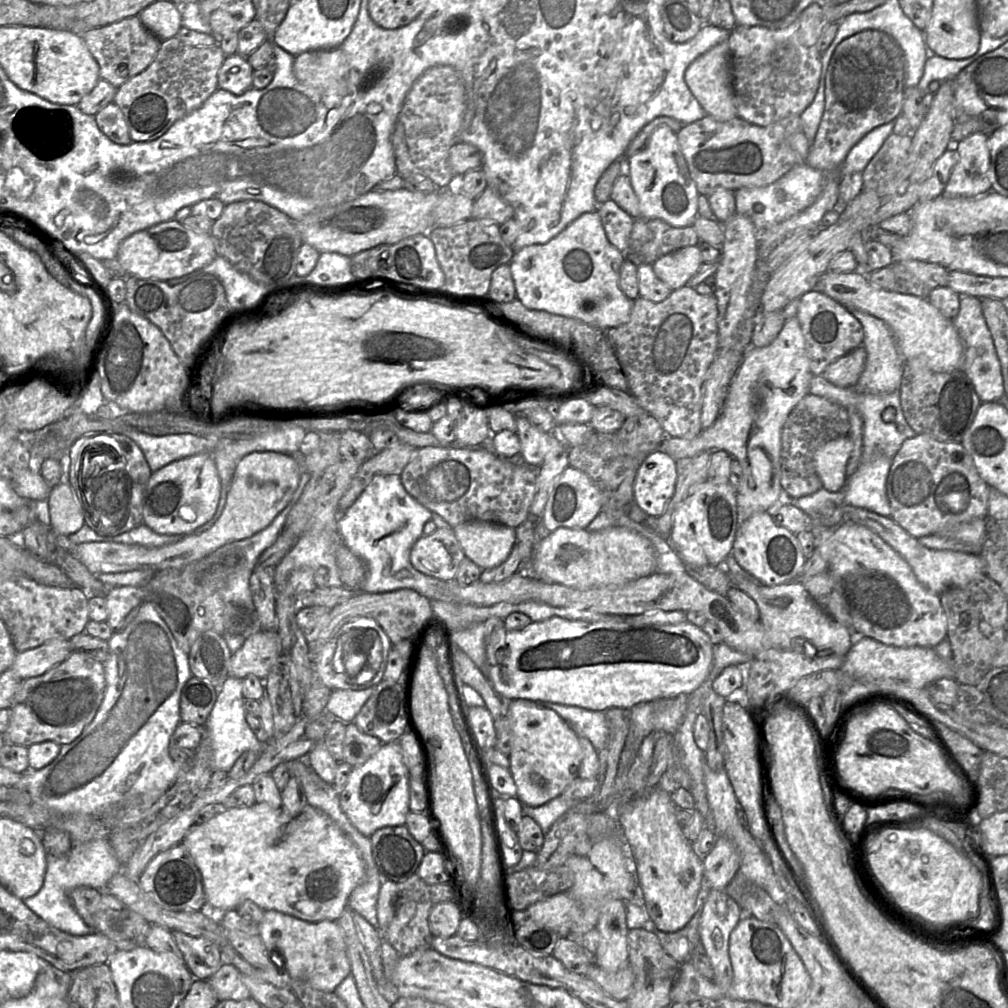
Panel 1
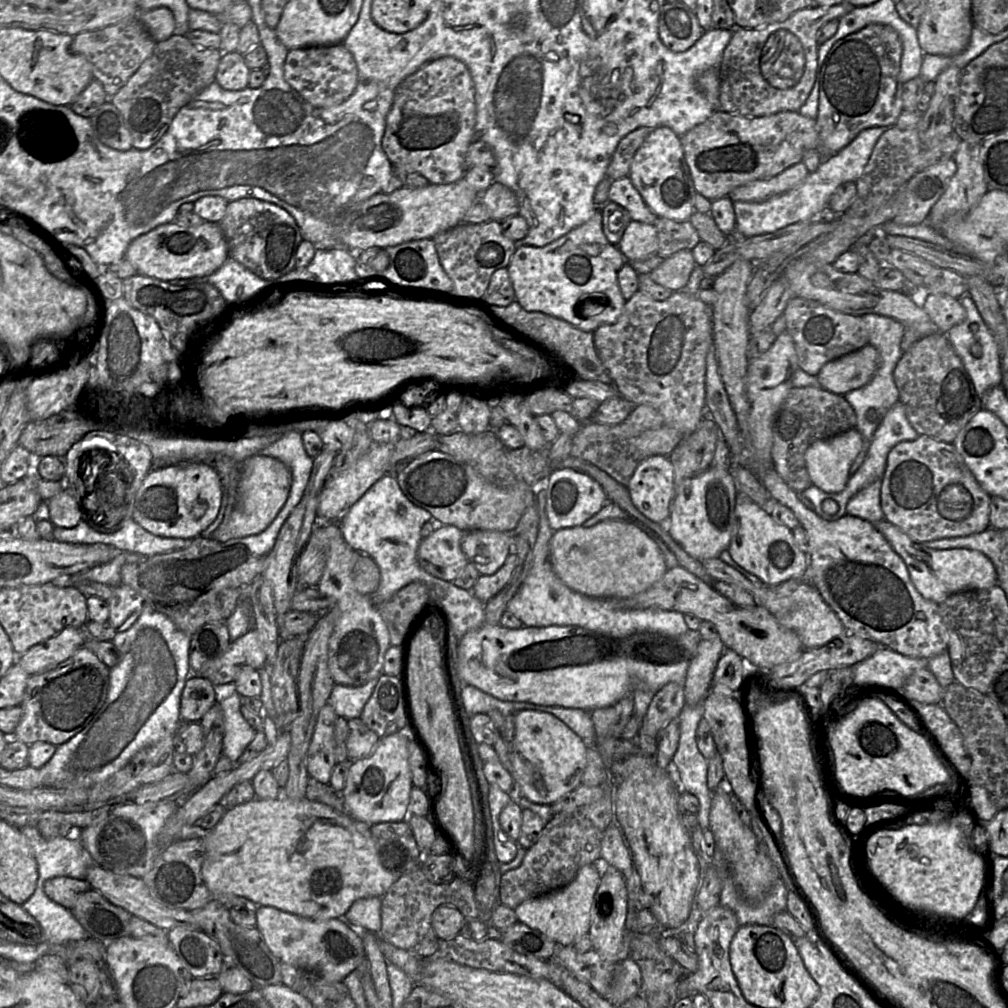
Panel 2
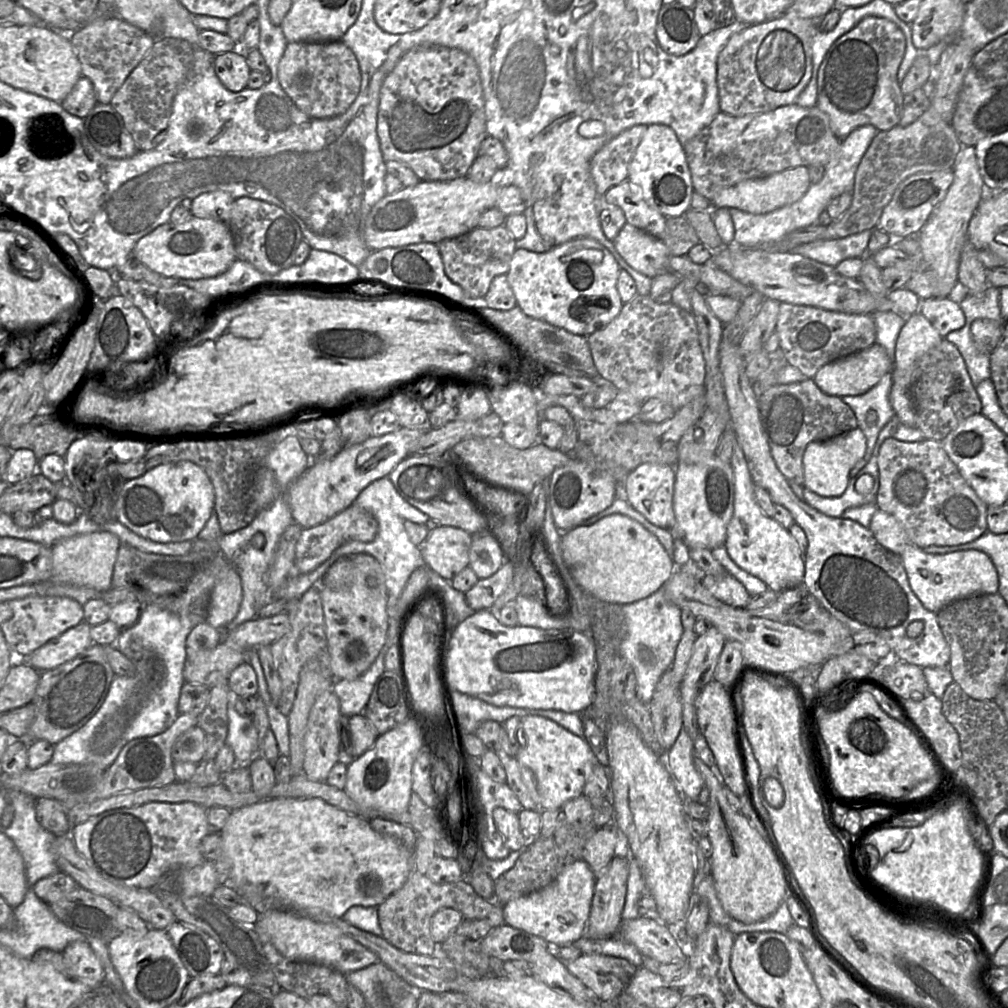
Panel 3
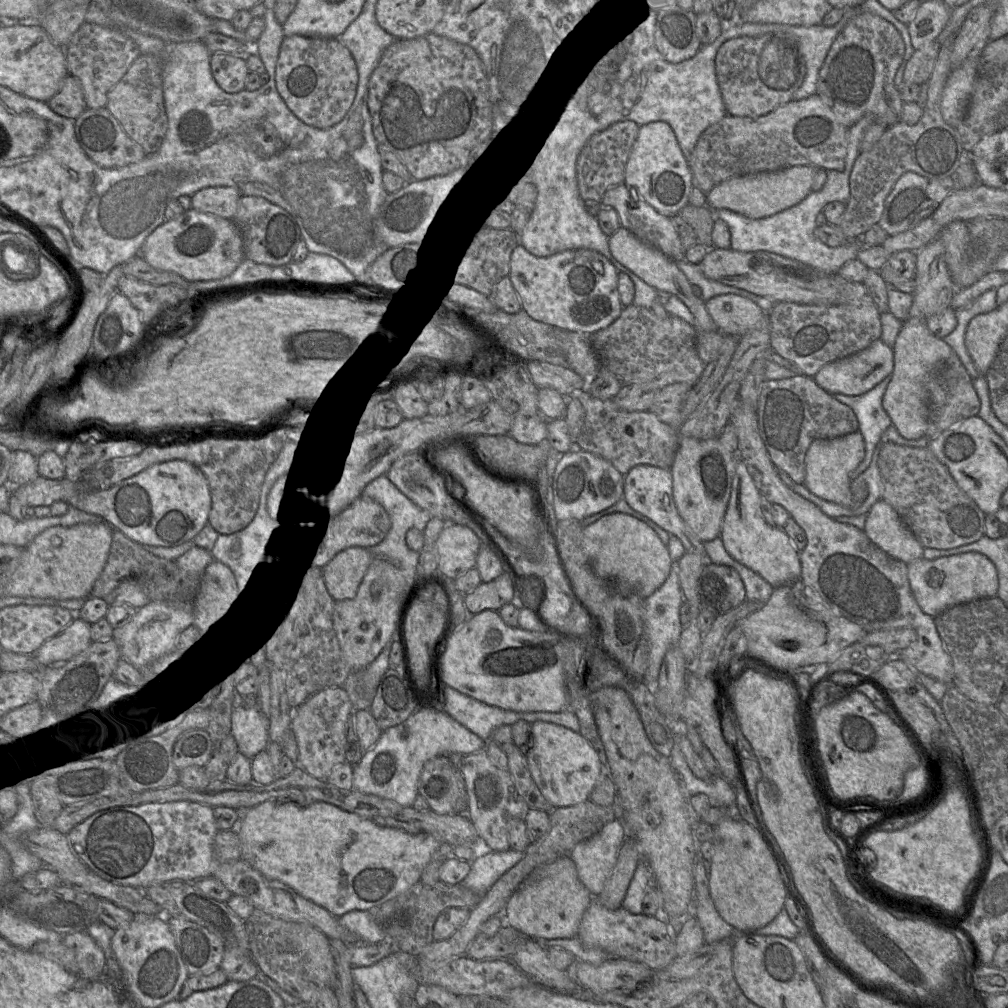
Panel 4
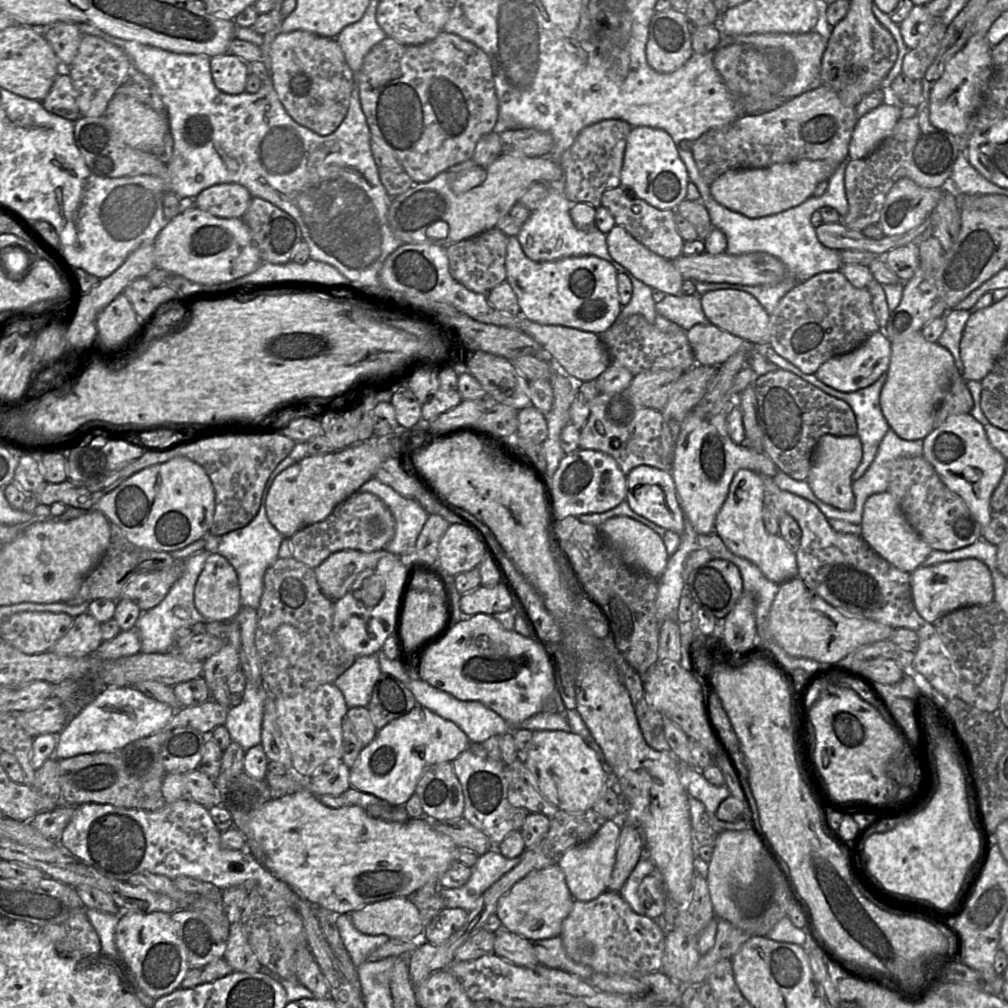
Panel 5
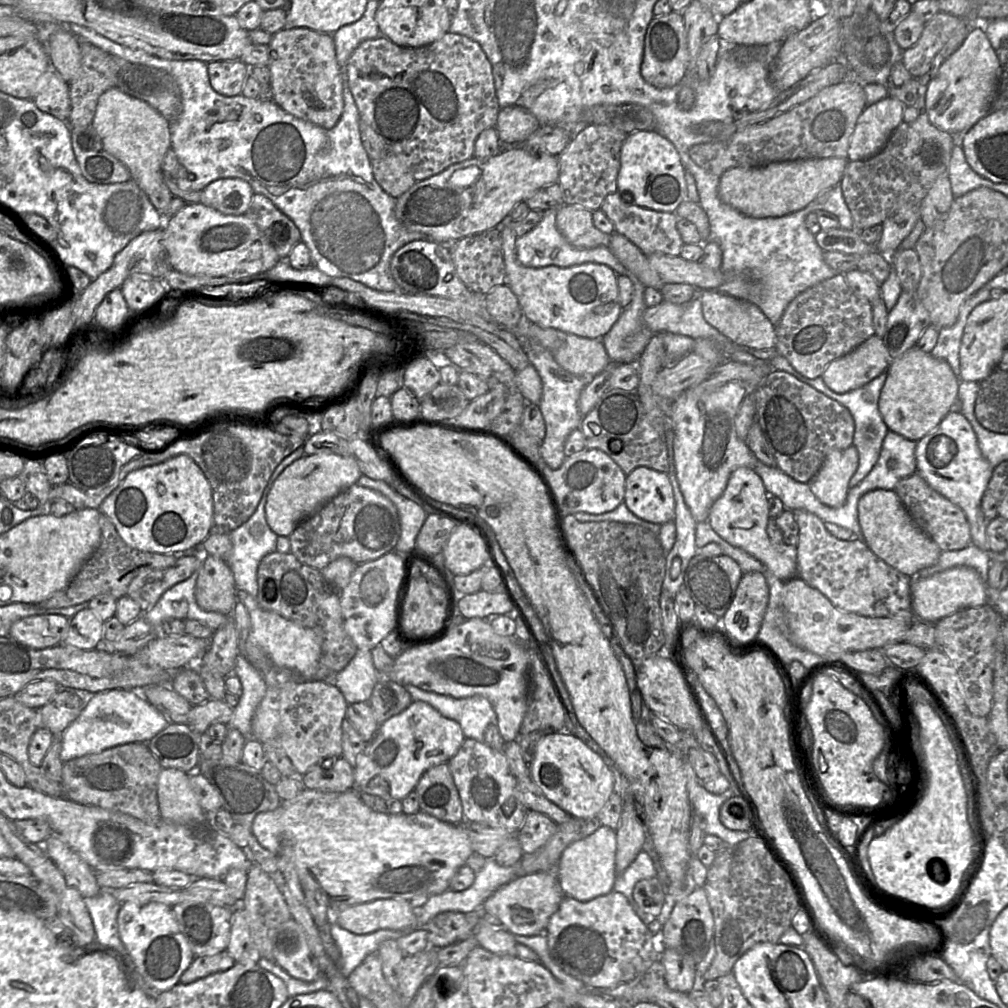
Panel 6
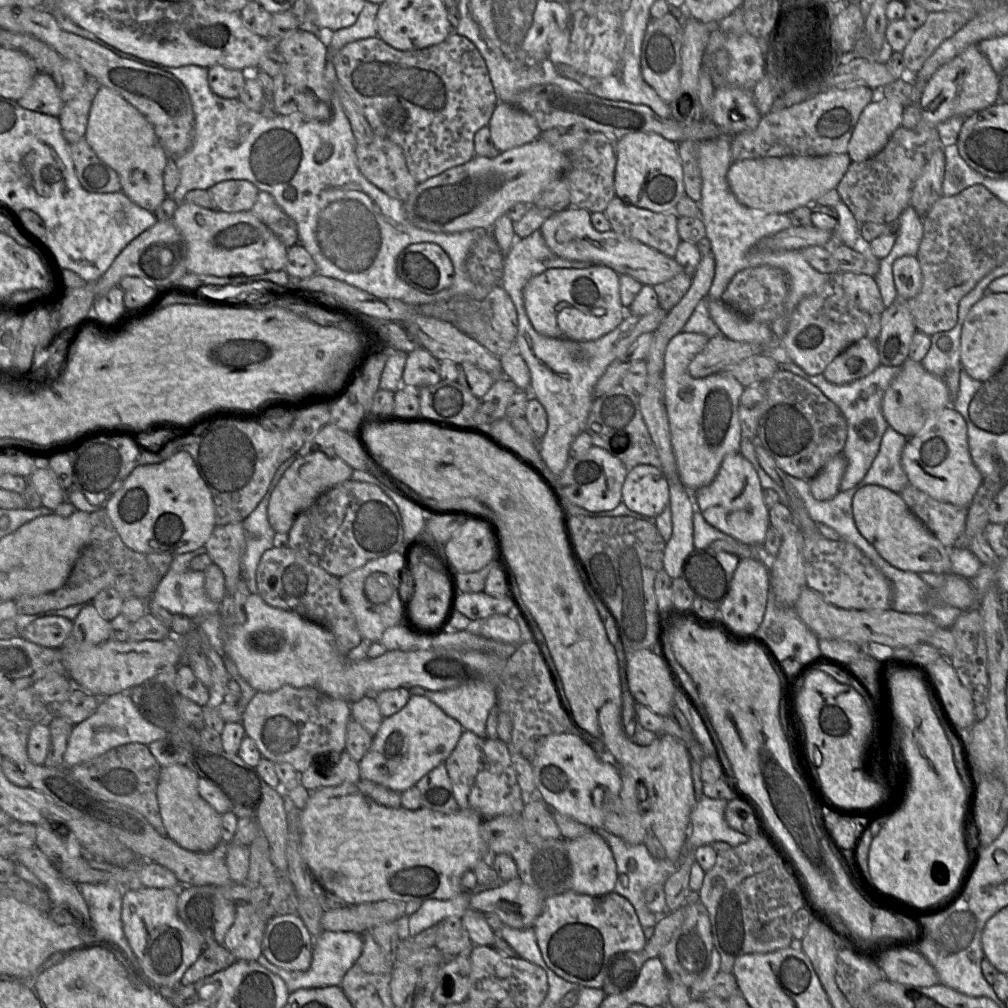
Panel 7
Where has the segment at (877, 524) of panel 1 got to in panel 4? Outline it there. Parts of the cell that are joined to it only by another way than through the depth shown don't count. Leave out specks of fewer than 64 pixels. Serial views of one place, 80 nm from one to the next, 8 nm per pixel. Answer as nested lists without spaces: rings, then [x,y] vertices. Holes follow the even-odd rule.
[[[979,552],[961,553],[934,560],[922,557],[908,564],[908,578],[918,605],[925,614],[933,618],[952,606],[994,597],[999,587],[995,565]]]

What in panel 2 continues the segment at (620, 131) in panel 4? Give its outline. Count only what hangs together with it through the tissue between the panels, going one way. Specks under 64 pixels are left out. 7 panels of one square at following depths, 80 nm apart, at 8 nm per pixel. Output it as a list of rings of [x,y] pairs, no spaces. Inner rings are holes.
[[[641,126],[619,141],[607,167],[606,177],[612,181],[628,177],[632,159],[652,129]]]

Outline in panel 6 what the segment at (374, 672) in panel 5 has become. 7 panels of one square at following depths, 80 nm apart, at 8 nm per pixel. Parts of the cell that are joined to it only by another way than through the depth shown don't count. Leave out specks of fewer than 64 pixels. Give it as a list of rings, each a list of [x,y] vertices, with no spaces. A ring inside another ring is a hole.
[[[358,649],[352,660],[333,677],[333,684],[343,693],[348,704],[369,702],[373,689],[380,680],[371,650]]]

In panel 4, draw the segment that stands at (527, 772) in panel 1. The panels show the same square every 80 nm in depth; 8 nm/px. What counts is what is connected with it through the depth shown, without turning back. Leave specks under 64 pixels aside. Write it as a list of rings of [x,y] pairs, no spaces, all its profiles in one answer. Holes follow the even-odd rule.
[[[544,721],[532,723],[530,734],[527,765],[543,797],[554,808],[572,806],[588,800],[601,774],[600,760],[588,741],[579,732]]]

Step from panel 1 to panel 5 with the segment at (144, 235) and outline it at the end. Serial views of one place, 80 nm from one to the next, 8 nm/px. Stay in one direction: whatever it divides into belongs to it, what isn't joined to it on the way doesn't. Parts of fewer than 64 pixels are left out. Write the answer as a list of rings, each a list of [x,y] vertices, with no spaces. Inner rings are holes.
[[[195,206],[167,220],[153,245],[155,268],[203,285],[233,281],[254,272],[263,263],[242,218],[218,218]]]

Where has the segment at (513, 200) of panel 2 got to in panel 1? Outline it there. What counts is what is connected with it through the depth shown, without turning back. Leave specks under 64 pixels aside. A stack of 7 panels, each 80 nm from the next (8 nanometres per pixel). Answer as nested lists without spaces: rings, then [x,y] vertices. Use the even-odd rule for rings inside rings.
[[[486,188],[473,203],[472,218],[481,221],[503,224],[514,217],[512,206],[497,196],[490,188]]]

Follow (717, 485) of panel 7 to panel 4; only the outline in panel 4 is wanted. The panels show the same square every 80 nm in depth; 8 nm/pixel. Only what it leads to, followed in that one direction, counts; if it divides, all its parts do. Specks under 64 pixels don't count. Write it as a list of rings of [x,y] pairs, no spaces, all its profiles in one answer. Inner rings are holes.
[[[738,457],[720,537],[726,551],[735,560],[777,588],[801,578],[800,552],[782,528],[770,526],[765,522],[761,514],[760,497],[761,493],[755,486],[745,462]]]

